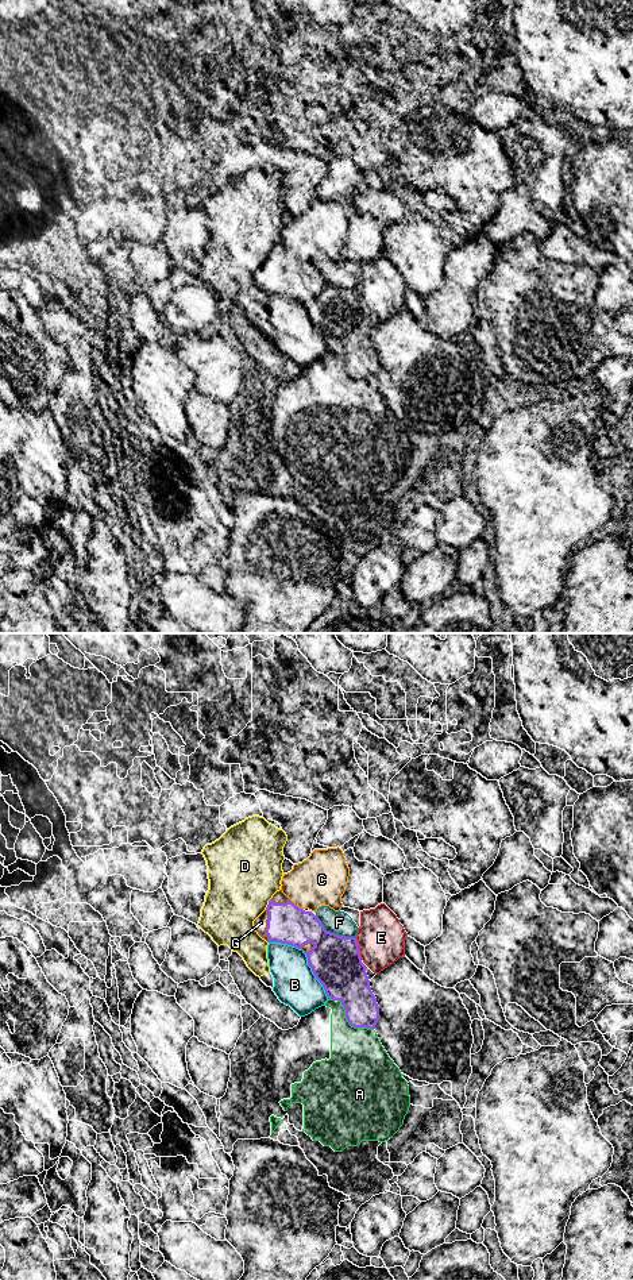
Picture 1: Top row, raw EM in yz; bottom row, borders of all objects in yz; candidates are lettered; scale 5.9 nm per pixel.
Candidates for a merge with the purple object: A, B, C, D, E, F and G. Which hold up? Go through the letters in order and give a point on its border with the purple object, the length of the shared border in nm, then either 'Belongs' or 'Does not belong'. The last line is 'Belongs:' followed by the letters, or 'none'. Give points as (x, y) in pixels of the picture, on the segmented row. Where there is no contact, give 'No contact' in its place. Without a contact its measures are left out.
A: Touches purple at yz (350, 1024). Shared border 280 nm. Does not belong
B: Touches purple at yz (313, 974). Shared border 320 nm. Does not belong
C: Touches purple at yz (297, 906). Shared border 100 nm. Does not belong
D: Touches purple at yz (269, 903). Shared border 80 nm. Does not belong
E: Touches purple at yz (358, 948). Shared border 140 nm. Does not belong
F: Touches purple at yz (334, 933). Shared border 280 nm. Does not belong
G: Touches purple at yz (267, 925). Shared border 200 nm. Does not belong
Belongs: none

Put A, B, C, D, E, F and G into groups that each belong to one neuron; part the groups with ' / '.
A / B / C / D / E / F / G

